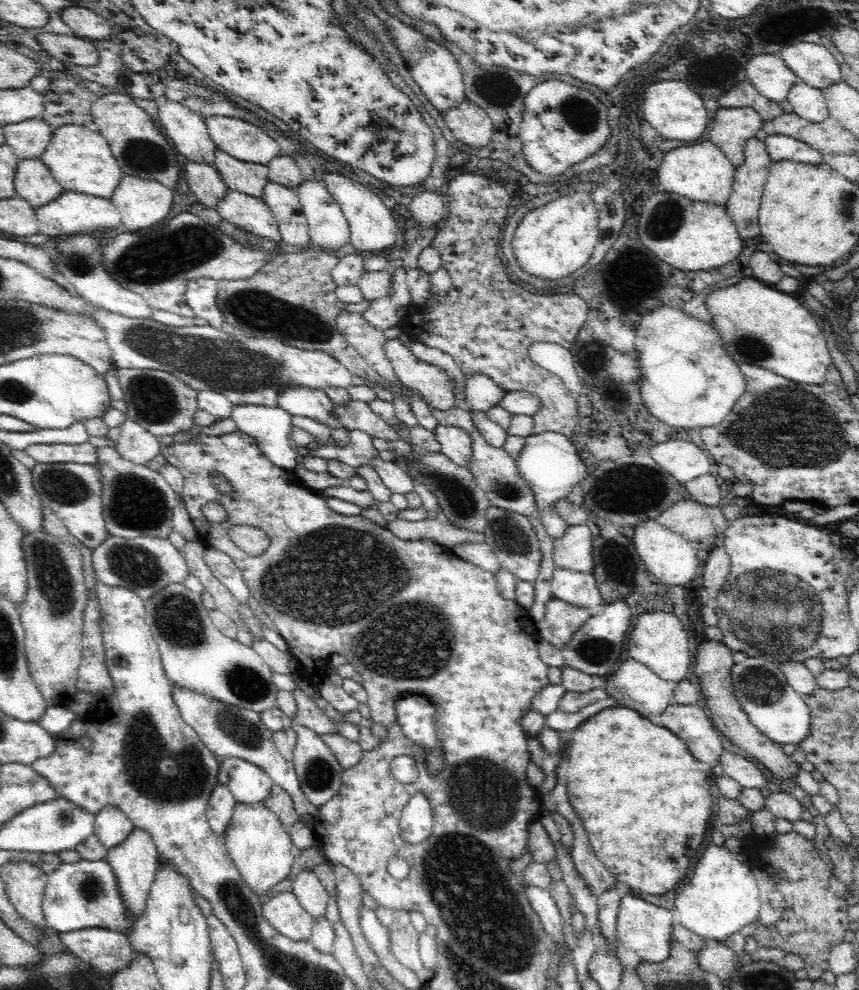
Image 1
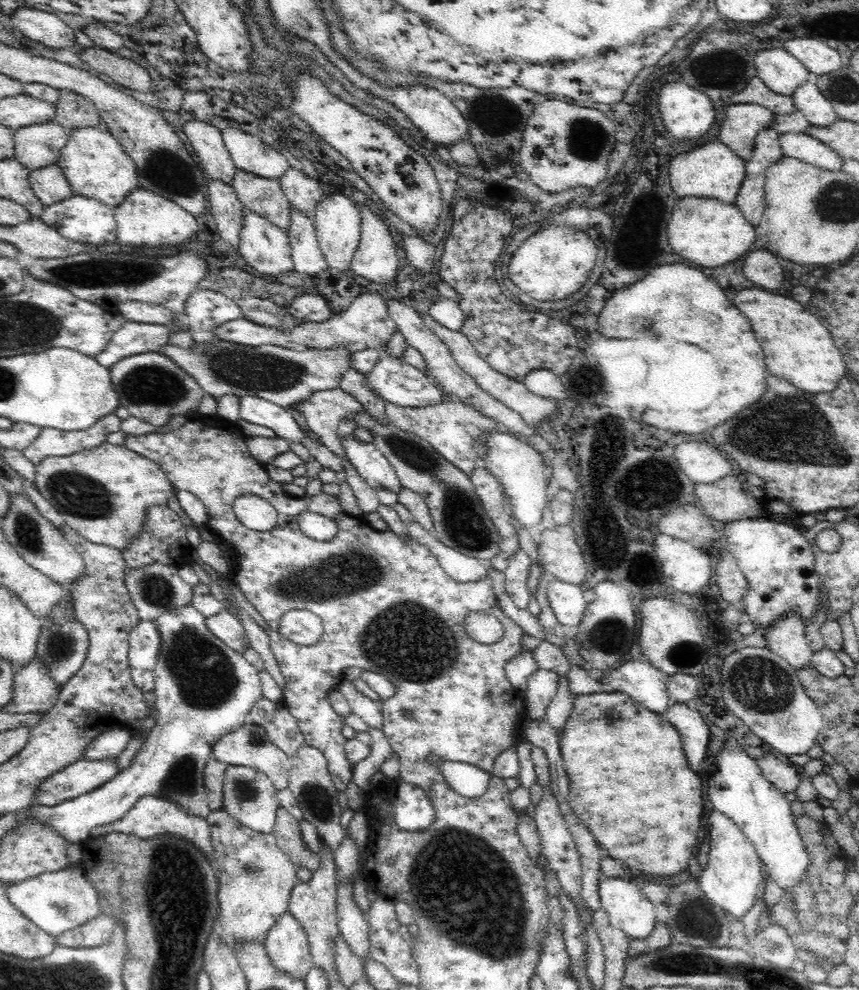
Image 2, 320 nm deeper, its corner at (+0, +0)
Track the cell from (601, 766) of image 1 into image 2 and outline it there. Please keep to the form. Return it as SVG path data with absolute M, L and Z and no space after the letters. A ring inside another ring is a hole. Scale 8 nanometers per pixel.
M601 692L591 694L580 694L574 697L572 711L569 713L567 720L564 722L562 731L558 733L559 748L564 763L566 777L568 777L568 803L572 811L582 820L590 832L594 834L596 842L602 850L612 858L623 862L628 869L640 870L641 874L652 874L652 876L672 876L680 870L684 870L692 858L692 850L698 842L698 832L700 832L700 820L704 810L704 800L702 800L702 782L696 772L692 772L686 764L684 752L682 752L682 740L680 734L666 724L662 716L644 709L638 702L629 698L622 692Z

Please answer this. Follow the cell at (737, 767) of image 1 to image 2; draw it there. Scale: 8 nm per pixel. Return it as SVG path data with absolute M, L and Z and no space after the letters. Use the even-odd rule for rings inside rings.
M766 754L757 760L761 773L768 782L776 785L784 793L795 792L800 784L801 777L793 766L783 757Z

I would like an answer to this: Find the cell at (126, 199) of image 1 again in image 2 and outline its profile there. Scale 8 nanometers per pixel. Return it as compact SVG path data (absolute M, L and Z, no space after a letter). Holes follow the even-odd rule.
M144 188L132 191L125 202L114 208L117 223L118 244L132 244L132 246L148 246L148 248L168 248L168 246L183 245L192 240L198 230L198 222L192 214L180 208L178 204L148 192Z

